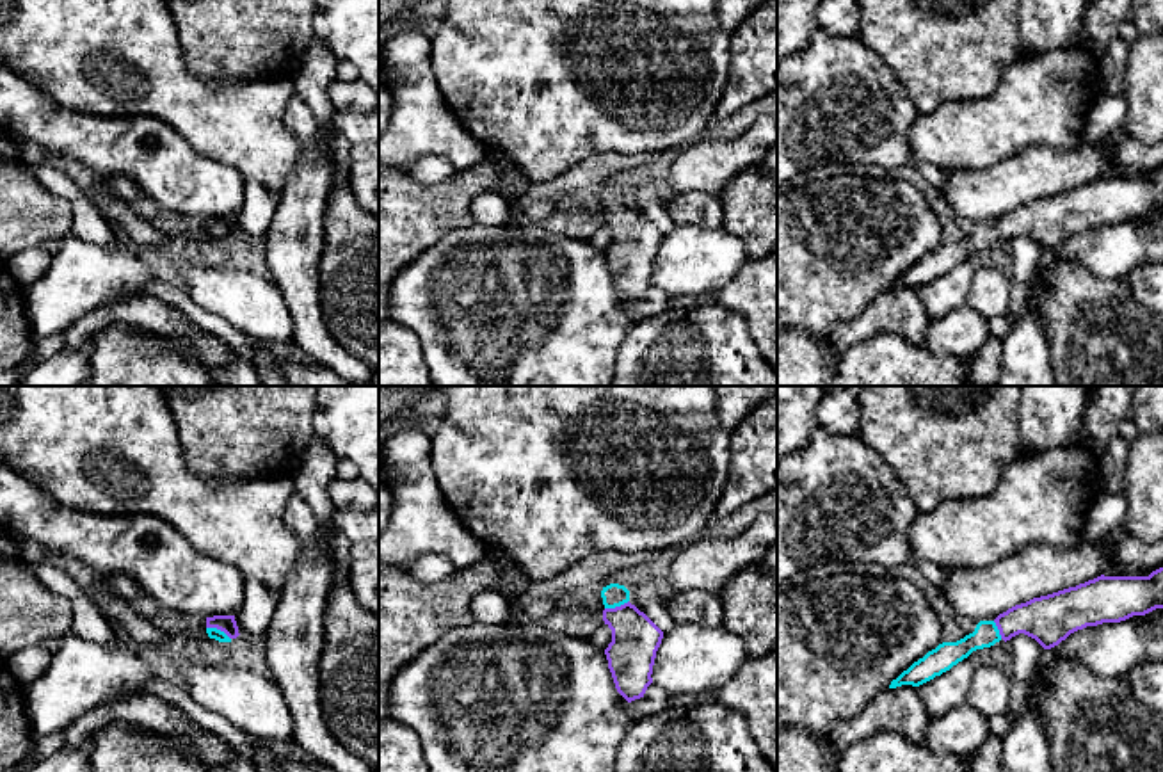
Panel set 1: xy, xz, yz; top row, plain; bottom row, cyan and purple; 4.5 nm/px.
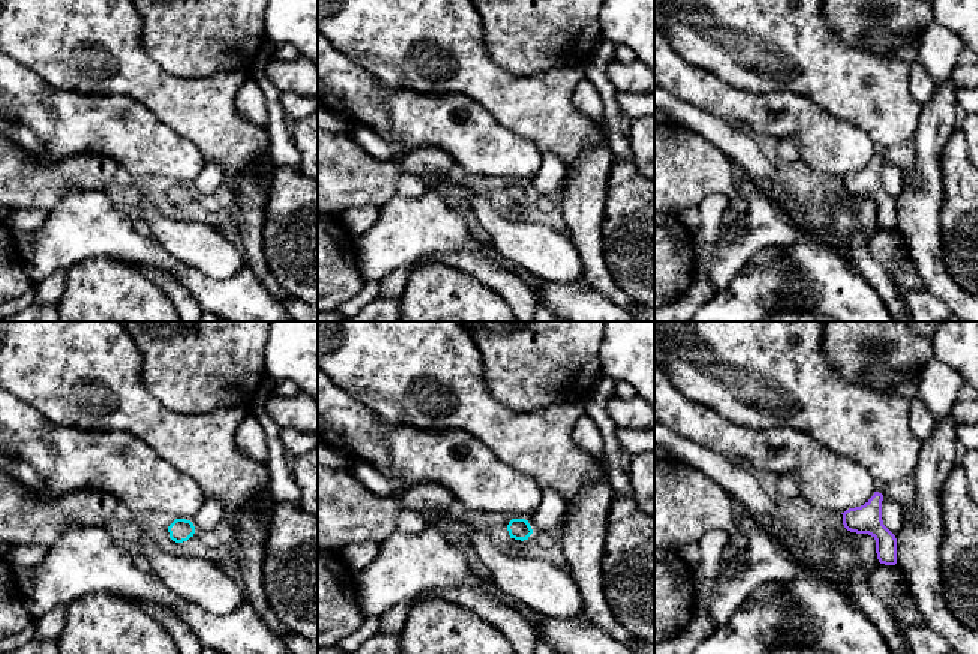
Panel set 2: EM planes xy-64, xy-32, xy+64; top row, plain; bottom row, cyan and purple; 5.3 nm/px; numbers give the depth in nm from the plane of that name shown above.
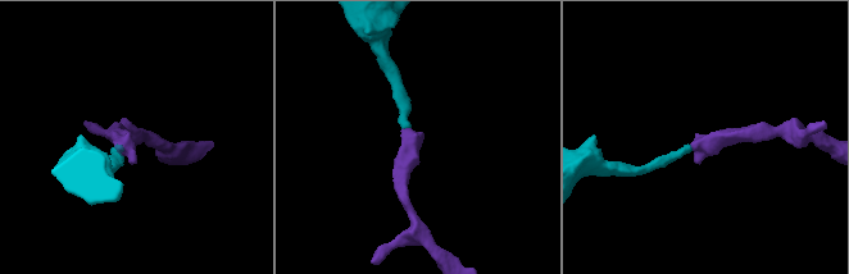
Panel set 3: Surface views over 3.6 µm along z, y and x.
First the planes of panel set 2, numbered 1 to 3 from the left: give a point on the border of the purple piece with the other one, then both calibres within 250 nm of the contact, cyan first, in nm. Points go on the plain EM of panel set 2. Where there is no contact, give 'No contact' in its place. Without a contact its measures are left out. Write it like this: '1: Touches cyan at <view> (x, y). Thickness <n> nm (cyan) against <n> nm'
1: No contact
2: No contact
3: No contact

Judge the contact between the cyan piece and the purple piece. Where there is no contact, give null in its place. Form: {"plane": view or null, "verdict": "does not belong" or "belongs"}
{"plane": "xy", "verdict": "belongs"}

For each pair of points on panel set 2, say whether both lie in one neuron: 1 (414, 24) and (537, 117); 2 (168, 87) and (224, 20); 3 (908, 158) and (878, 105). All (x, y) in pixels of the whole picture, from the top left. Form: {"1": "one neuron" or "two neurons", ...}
{"1": "one neuron", "2": "two neurons", "3": "two neurons"}

